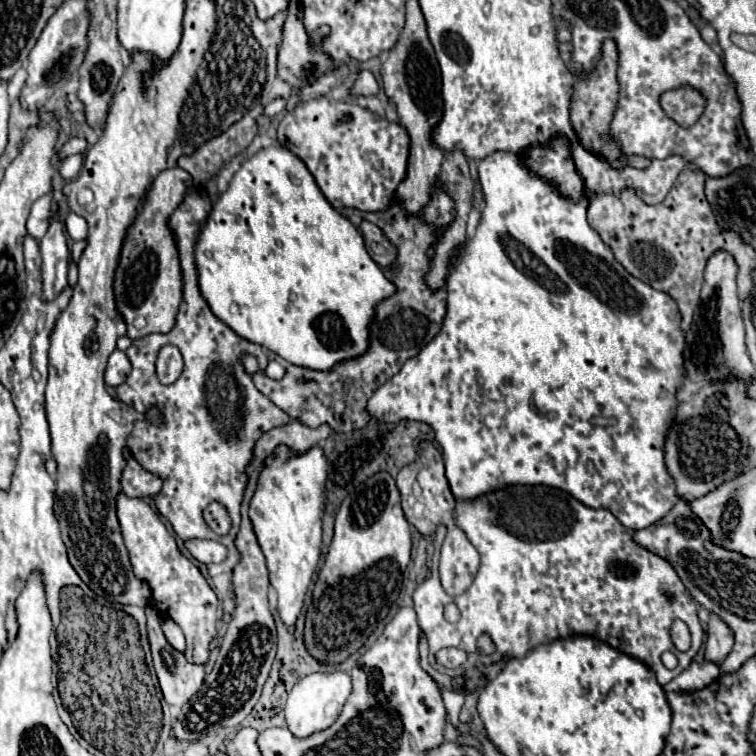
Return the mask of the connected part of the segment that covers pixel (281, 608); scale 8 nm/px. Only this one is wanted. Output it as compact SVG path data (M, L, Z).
M278 447L276 457L266 461L266 469L260 473L258 489L250 503L250 519L256 531L258 543L262 547L262 553L266 555L270 583L278 593L278 615L290 633L294 633L296 629L296 621L304 607L304 597L312 583L316 565L320 561L320 549L322 549L322 521L320 519L326 507L326 467L328 463L320 447L312 447L304 455L292 455L292 451L288 451L286 447Z

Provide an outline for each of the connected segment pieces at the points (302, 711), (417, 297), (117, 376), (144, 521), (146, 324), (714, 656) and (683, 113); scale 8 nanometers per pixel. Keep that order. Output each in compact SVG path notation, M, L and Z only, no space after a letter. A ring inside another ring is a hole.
M346 671L332 673L312 673L298 681L286 701L286 723L296 737L308 737L316 731L328 729L340 715L346 699L352 693L352 679Z
M436 189L430 205L422 211L422 217L406 217L398 201L380 213L358 213L356 209L346 209L346 213L356 213L358 217L378 225L384 237L396 247L396 263L390 269L390 279L396 285L396 293L376 305L376 315L370 323L370 345L366 353L344 359L328 371L314 371L288 363L286 375L280 381L274 381L262 372L252 376L256 387L292 419L298 419L312 429L328 423L334 433L350 433L366 427L372 419L366 405L374 391L390 377L394 377L402 363L418 355L420 349L440 331L446 313L446 289L434 291L430 295L428 287L424 287L424 271L428 271L426 249L436 239L436 229L448 225L454 219L454 203L448 199L448 195L444 195L444 191ZM298 377L306 377L314 383L300 385Z
M116 349L110 359L108 359L108 365L106 365L106 383L112 385L112 387L118 387L120 383L124 383L124 379L128 377L130 373L130 361L126 357L124 351Z
M118 493L116 499L118 521L122 527L122 537L130 555L130 563L136 577L144 577L152 589L152 599L156 609L170 617L186 635L186 659L196 665L204 665L210 659L210 643L218 635L220 607L216 593L210 589L198 567L180 553L174 537L168 533L156 511L138 497L126 497Z
M172 167L162 171L154 179L146 205L138 211L124 237L114 273L114 299L116 311L124 319L128 327L126 335L130 339L138 339L150 333L170 333L176 325L178 305L182 301L182 275L178 249L168 229L168 217L182 201L188 187L192 187L192 177L184 169Z
M710 615L708 625L710 625L710 629L708 629L708 643L706 643L706 659L720 663L732 651L734 639L732 639L726 623L720 617Z
M682 85L678 89L666 91L660 97L662 109L682 127L692 127L704 113L706 97L700 89L694 89L690 85Z

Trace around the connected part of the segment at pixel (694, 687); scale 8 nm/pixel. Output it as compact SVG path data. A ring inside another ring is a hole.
M690 663L690 667L686 671L682 671L676 679L672 679L670 683L664 685L664 691L678 691L678 693L694 693L700 691L704 687L708 687L710 683L714 683L720 677L720 669L716 665L698 665L698 663Z

